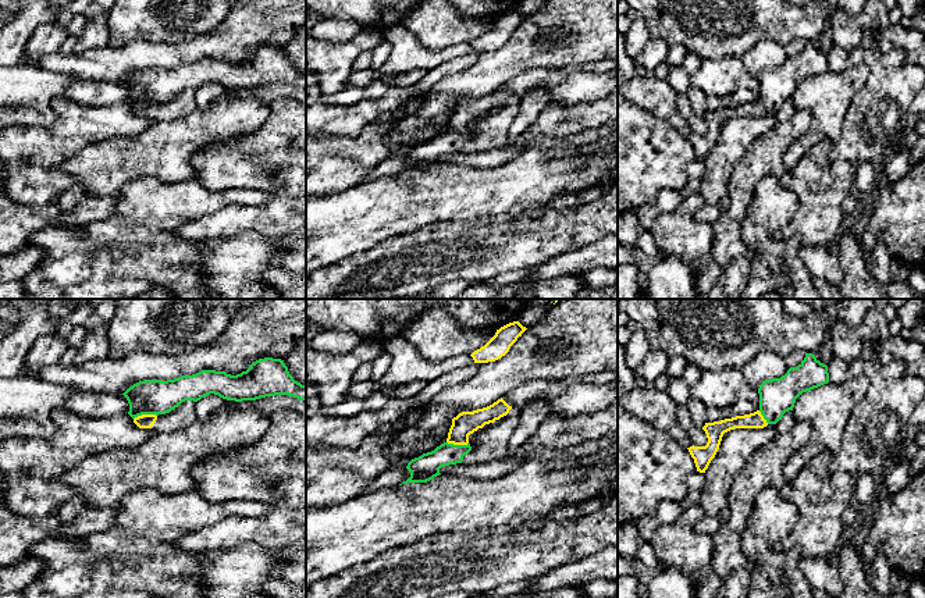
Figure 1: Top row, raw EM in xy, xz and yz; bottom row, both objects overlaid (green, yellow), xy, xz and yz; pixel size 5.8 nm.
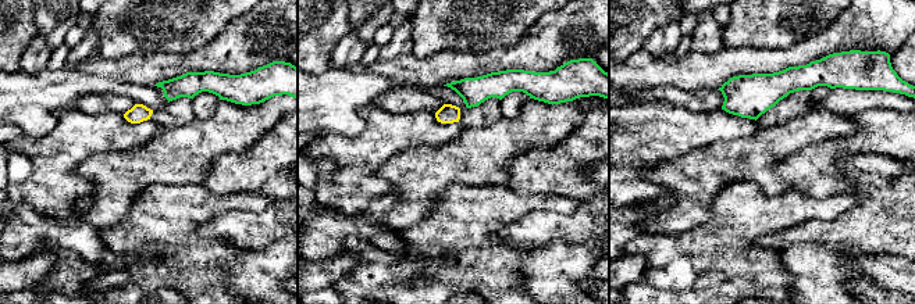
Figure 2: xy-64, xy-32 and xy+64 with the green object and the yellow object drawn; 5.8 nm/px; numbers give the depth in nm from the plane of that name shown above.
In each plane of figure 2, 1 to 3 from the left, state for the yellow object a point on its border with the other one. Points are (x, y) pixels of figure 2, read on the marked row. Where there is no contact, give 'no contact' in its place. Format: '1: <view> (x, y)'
1: no contact
2: no contact
3: no contact

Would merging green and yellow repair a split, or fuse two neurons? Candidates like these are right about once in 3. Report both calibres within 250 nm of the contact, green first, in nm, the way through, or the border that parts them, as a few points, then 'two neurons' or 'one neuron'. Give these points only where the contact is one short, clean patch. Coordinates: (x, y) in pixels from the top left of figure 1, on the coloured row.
200 nm thick on the green side, 80 nm on the other; border along xy (156, 415), (138, 415), (134, 419); two neurons

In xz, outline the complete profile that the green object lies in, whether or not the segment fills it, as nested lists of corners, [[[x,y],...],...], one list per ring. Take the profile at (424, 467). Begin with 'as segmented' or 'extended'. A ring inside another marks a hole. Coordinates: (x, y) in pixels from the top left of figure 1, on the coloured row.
as segmented; [[[444,442],[434,451],[412,459],[406,466],[406,469],[410,471],[410,477],[402,484],[427,483],[441,474],[441,467],[462,463],[463,456],[470,451],[470,444],[453,445]]]

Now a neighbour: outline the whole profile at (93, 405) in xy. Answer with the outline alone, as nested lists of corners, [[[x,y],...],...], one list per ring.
[[[82,392],[68,399],[64,409],[81,417],[100,419],[121,413],[128,414],[129,403],[120,394]]]

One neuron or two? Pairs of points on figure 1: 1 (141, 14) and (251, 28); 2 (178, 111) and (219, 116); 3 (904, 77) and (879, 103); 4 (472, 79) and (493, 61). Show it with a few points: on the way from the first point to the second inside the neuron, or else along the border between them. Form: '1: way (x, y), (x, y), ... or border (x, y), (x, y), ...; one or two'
1: border (227, 14), (213, 29), (189, 39); two
2: border (196, 107), (182, 117), (157, 121); two
3: way (897, 84), (886, 96); one
4: way (477, 75), (487, 67); one

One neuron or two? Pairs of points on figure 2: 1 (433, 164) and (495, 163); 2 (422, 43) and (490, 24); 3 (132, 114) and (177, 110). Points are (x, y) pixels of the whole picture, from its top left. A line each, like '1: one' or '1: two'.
1: one
2: one
3: one

